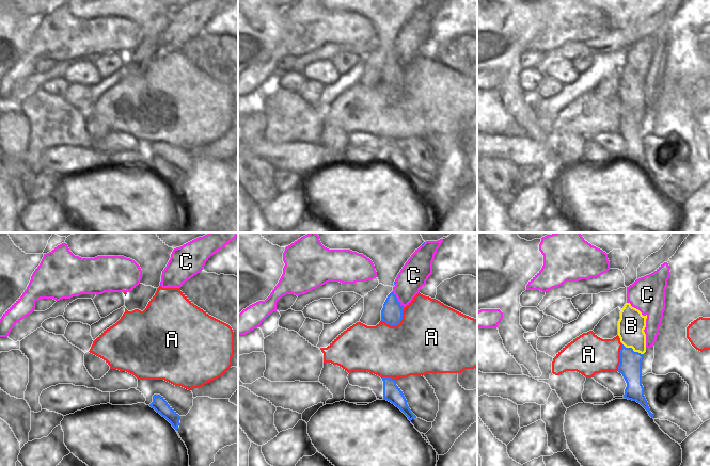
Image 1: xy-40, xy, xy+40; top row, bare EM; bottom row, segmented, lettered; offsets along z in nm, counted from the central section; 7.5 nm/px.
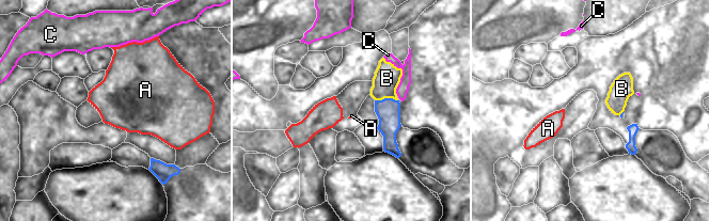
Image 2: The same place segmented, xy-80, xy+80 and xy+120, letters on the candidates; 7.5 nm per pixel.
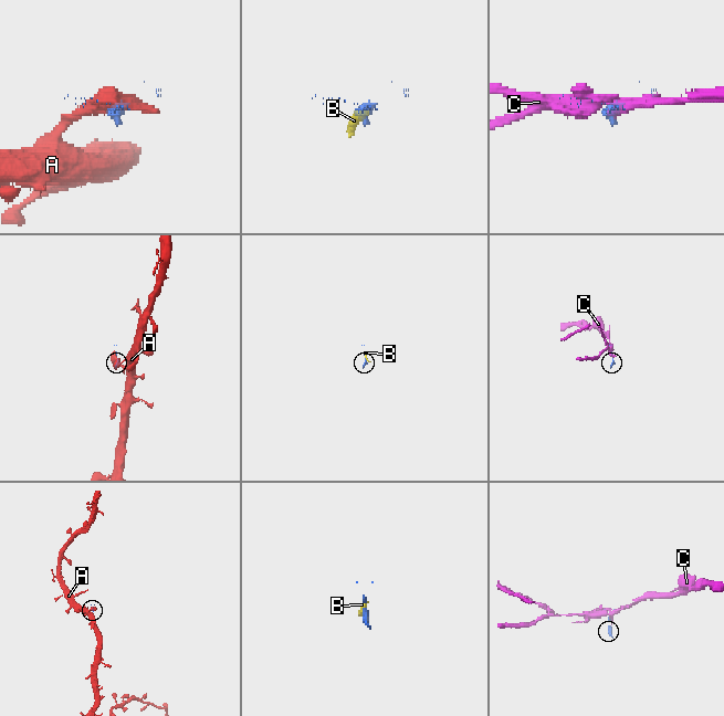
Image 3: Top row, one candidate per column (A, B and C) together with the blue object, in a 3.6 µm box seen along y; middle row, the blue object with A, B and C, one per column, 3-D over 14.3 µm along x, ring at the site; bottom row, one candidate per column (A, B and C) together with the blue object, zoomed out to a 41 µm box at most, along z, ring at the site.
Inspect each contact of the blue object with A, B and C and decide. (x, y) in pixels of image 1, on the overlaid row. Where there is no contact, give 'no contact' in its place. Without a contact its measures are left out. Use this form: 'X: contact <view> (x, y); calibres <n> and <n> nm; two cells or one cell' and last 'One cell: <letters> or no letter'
A: contact xy (397, 324); calibres 160 and 480 nm; two cells
B: contact xy+40 (632, 350); calibres 170 and 200 nm; two cells
C: contact xy (397, 300); calibres 160 and 200 nm; two cells
One cell: no letter

